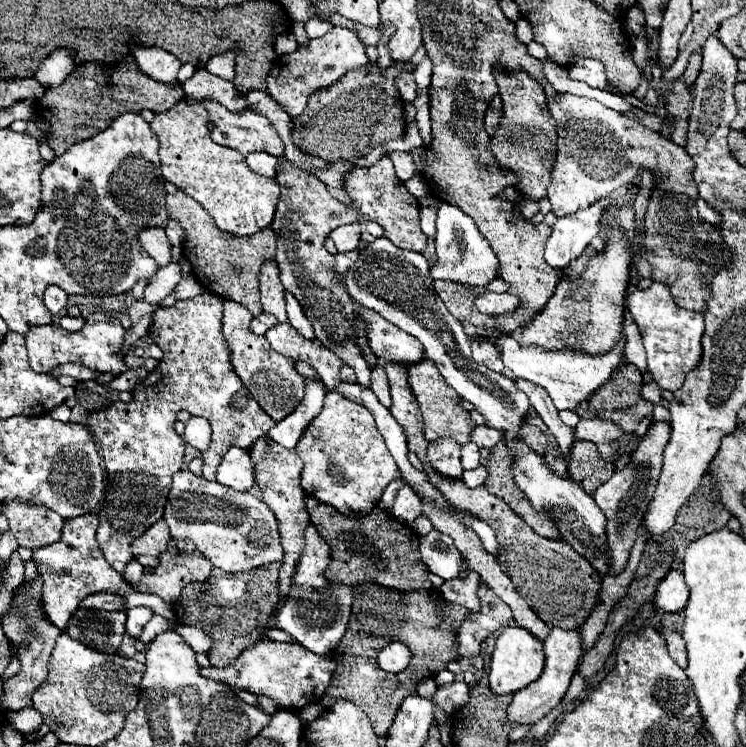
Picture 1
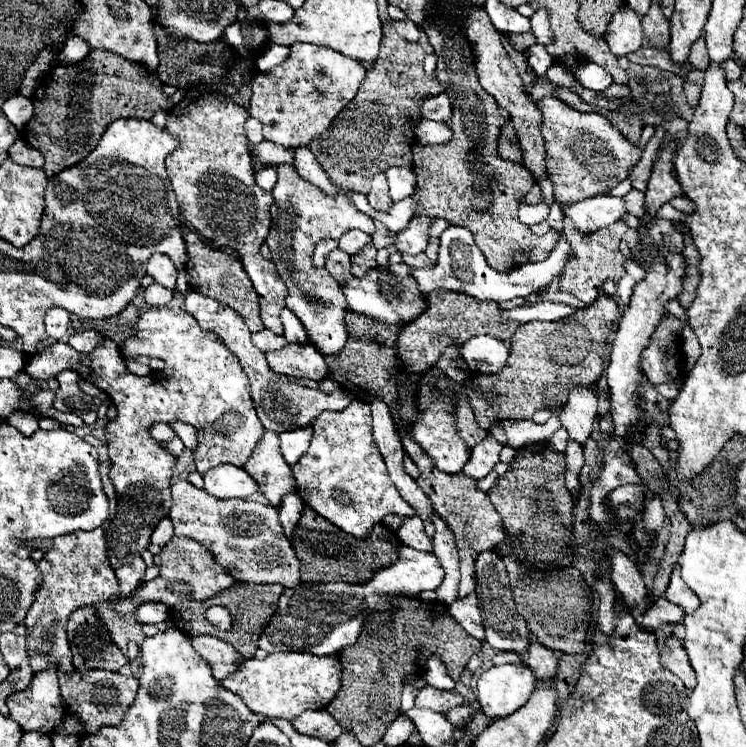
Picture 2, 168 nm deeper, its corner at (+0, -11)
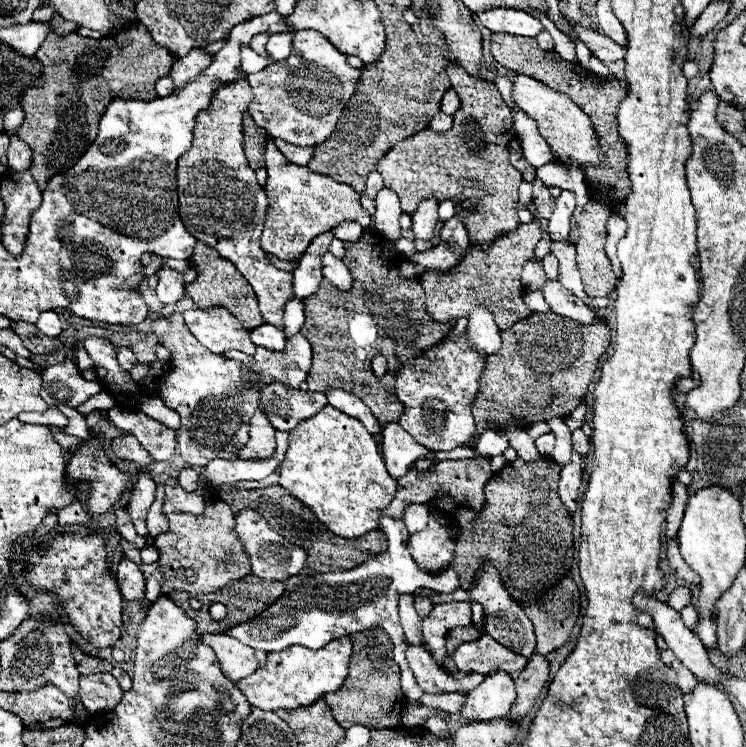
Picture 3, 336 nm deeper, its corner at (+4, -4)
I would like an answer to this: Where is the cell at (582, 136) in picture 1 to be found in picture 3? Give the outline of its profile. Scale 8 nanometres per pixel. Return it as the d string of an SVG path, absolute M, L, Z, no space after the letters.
M515 76L513 78L513 100L523 112L529 112L533 120L537 120L537 128L545 142L551 146L551 150L557 154L557 160L565 166L597 166L601 148L599 138L593 132L593 124L589 116L565 94L559 94L551 88L547 88L543 82L537 82L529 76Z

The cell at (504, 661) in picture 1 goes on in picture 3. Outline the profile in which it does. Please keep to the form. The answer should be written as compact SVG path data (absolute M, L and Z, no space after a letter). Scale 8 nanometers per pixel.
M495 670L481 682L481 686L465 694L465 704L459 714L469 722L505 718L515 702L515 696L513 678L503 670Z

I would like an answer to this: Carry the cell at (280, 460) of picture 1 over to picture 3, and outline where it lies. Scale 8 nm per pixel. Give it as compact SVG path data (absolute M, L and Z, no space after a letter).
M257 408L251 418L251 436L247 444L241 448L239 458L255 460L255 458L271 458L275 452L275 428L269 424L267 416Z

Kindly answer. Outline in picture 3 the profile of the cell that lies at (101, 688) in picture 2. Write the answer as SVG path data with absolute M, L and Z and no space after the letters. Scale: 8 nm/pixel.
M99 672L99 674L81 676L79 698L91 714L99 714L113 710L123 698L123 690L119 688L119 682L113 674Z

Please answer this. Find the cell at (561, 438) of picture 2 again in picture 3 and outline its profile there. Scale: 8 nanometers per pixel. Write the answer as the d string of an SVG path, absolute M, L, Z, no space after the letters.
M543 434L535 440L535 446L537 450L543 454L543 456L549 456L553 452L553 444L555 444L555 436L553 434Z

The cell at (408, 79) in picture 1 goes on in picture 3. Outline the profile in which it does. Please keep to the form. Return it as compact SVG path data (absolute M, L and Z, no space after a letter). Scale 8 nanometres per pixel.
M453 88L447 90L447 94L445 94L443 100L441 100L441 110L443 110L445 114L455 114L459 106L461 106L461 102L459 102L459 96L455 94L455 90L453 90Z

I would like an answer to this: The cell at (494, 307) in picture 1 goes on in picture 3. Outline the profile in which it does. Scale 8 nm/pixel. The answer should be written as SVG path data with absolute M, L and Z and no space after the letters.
M547 280L541 292L555 314L573 318L579 324L593 324L597 320L597 314L589 306L585 306L575 294L563 288L557 280Z

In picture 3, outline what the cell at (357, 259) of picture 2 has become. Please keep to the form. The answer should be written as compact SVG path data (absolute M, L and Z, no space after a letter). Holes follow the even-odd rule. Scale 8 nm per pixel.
M365 228L357 242L345 244L345 250L347 254L343 256L343 264L347 264L353 276L353 288L341 292L323 280L319 290L305 298L307 320L301 334L313 346L313 364L307 376L307 388L325 394L329 388L347 390L361 398L381 424L389 424L403 412L403 404L399 404L395 396L395 374L401 362L411 360L425 348L441 342L455 328L455 322L437 322L429 316L419 280L409 280L399 274L403 256L381 260L383 236L377 234L377 230ZM377 352L387 358L387 374L383 378L375 378L371 372L371 358Z

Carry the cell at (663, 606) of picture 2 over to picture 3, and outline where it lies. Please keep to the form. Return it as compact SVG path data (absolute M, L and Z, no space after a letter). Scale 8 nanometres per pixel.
M677 586L673 592L671 592L671 598L669 598L669 604L675 608L675 610L683 610L685 606L689 606L693 602L693 590L687 588L687 586Z

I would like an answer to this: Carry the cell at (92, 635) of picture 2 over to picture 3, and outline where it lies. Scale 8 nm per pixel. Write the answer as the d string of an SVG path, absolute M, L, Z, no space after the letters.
M73 646L73 658L75 658L75 664L77 664L77 670L81 674L95 674L95 672L111 672L111 664L107 660L101 660L101 658L93 658L85 652L81 652L77 646Z

